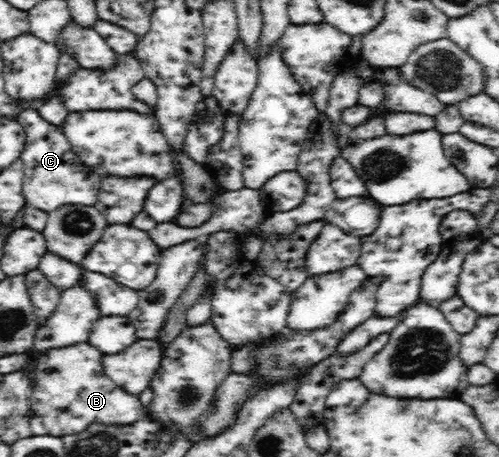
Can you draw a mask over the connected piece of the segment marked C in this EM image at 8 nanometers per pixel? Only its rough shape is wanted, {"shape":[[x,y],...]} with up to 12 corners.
{"shape":[[36,109],[17,121],[26,204],[94,206],[102,176]]}

